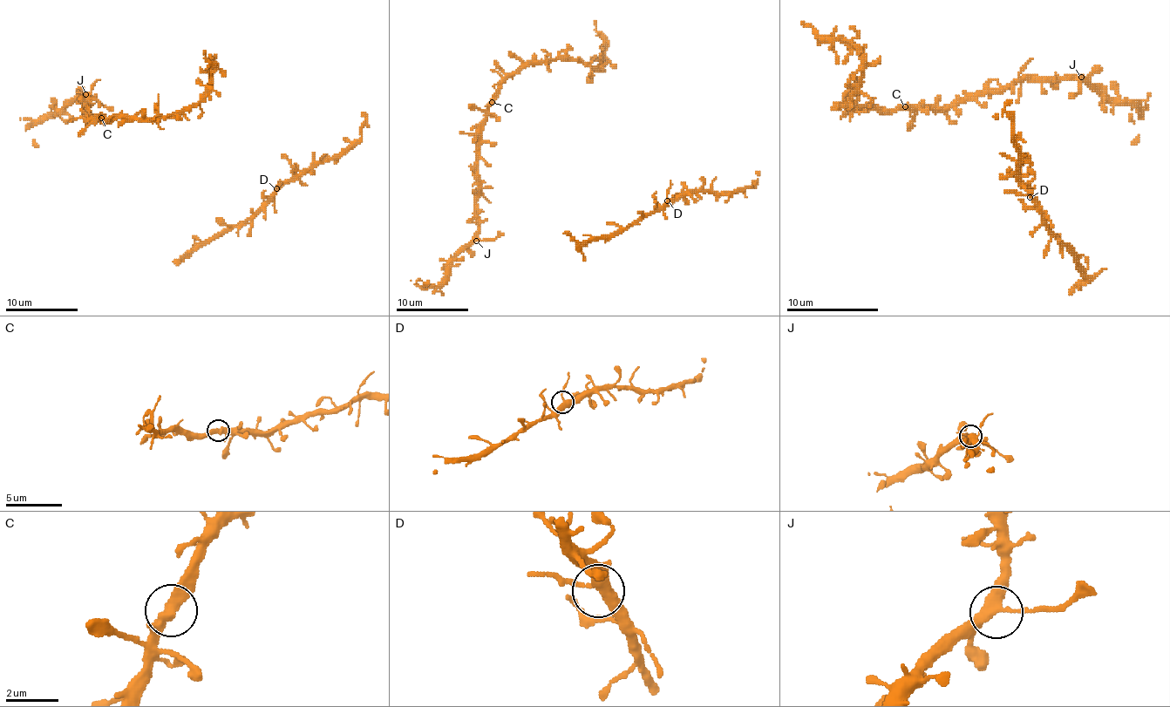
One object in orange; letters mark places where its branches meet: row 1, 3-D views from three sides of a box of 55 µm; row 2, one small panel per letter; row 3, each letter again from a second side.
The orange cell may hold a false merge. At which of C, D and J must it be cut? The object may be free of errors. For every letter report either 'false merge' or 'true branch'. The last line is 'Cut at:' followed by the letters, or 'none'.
C: true branch
D: true branch
J: true branch
Cut at: none

